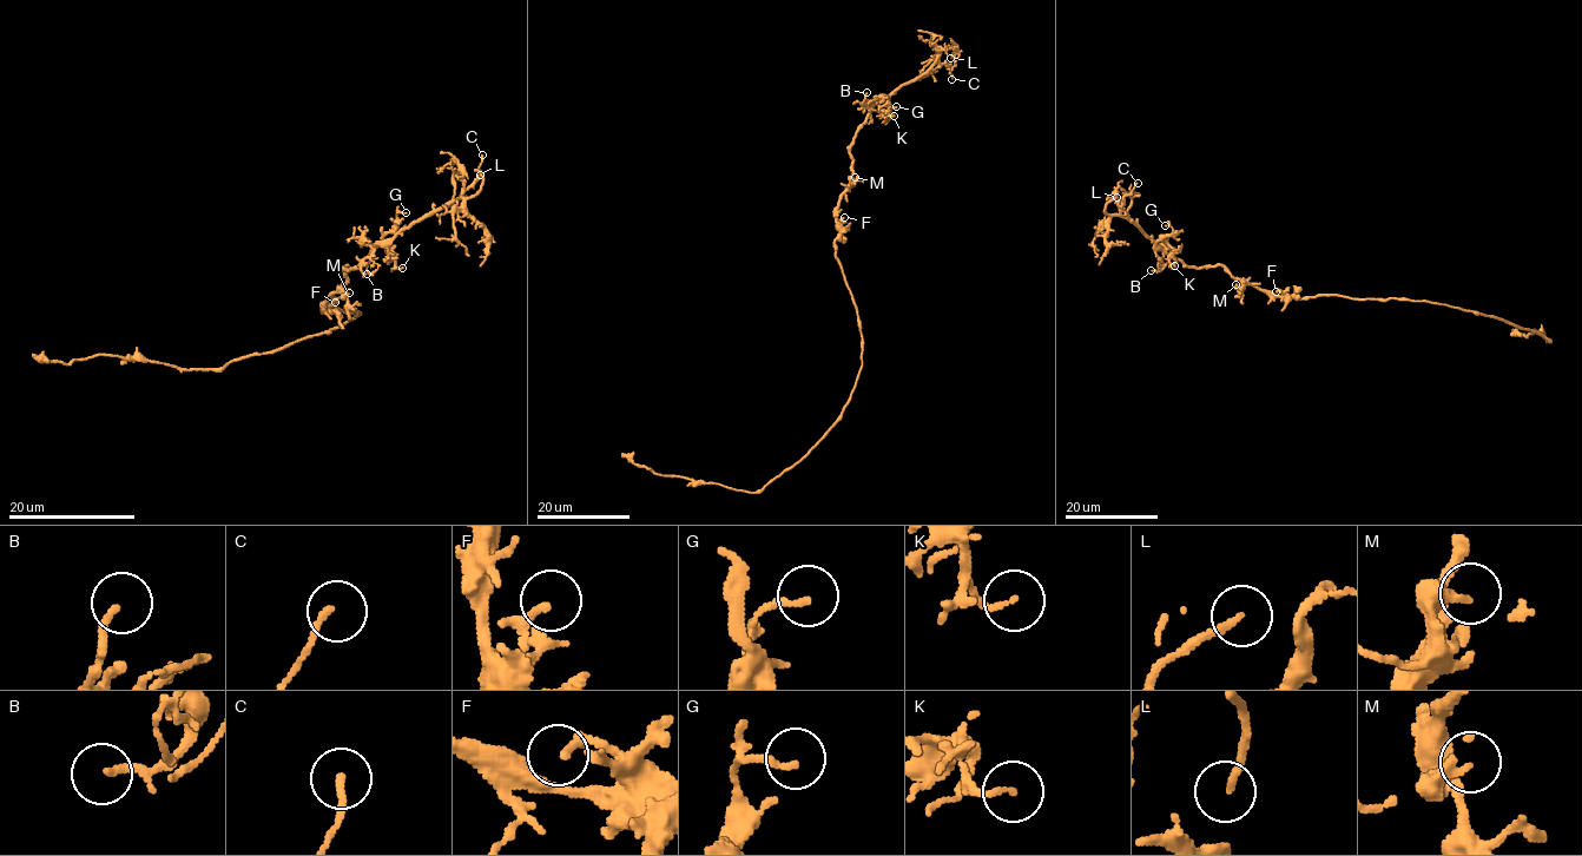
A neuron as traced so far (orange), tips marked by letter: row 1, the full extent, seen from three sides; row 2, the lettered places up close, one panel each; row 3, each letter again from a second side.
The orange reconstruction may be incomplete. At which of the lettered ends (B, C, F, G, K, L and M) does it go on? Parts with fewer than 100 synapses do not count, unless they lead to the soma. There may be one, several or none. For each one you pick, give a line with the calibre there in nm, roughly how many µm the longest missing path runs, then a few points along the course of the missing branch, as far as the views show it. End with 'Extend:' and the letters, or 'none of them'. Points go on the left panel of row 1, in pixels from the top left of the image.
L: 120 nm | 60 µm | (480, 175), (488, 139), (482, 125), (382, 48), (369, 25)
Extend: L

